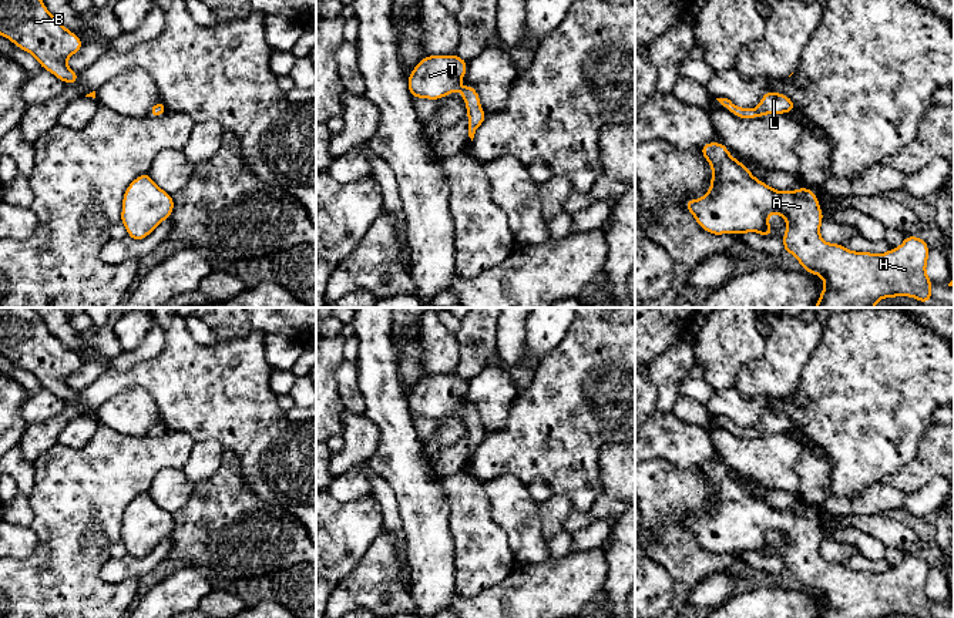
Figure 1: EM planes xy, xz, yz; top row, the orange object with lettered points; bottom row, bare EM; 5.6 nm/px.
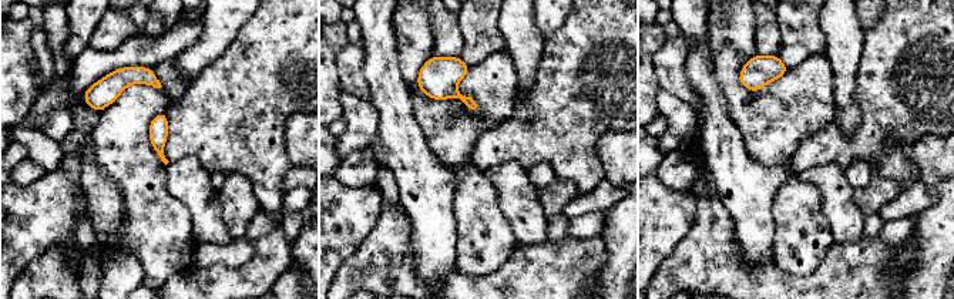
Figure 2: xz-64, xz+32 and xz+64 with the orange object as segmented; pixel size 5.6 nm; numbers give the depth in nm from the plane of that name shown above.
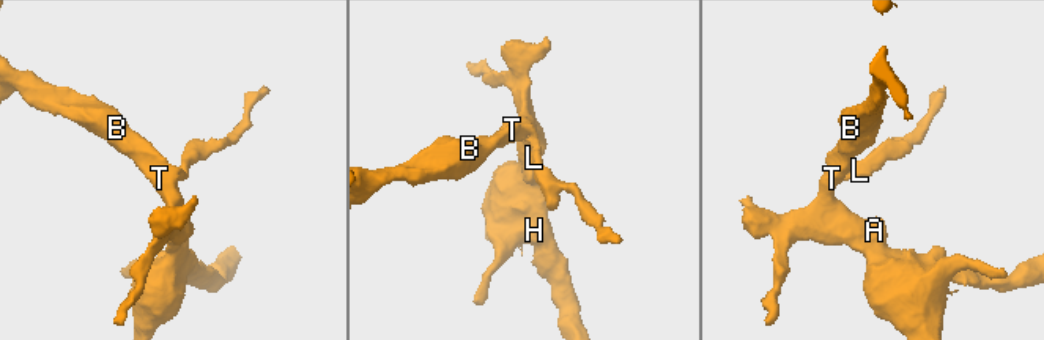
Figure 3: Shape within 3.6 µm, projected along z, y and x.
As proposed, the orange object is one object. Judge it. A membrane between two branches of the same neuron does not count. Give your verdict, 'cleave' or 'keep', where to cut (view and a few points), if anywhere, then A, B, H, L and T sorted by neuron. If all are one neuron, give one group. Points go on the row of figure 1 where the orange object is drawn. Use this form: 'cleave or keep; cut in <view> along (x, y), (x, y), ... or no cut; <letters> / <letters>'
keep; no cut; A B H L T

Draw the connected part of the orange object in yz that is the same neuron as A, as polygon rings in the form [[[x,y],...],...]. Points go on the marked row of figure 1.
[[[706,142],[701,147],[701,152],[712,168],[711,188],[699,199],[686,199],[686,209],[699,226],[712,235],[758,232],[762,236],[770,236],[773,228],[767,222],[767,216],[770,214],[783,216],[787,222],[783,234],[785,252],[790,252],[802,263],[803,271],[824,281],[814,308],[874,308],[880,299],[897,296],[910,296],[930,303],[934,283],[926,272],[930,245],[923,238],[907,235],[898,248],[881,255],[854,252],[842,243],[824,242],[820,236],[824,216],[819,199],[810,188],[789,192],[773,189],[755,178],[722,142]]]

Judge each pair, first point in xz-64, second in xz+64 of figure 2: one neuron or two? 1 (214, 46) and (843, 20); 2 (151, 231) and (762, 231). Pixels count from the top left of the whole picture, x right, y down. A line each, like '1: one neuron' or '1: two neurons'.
1: two neurons
2: two neurons

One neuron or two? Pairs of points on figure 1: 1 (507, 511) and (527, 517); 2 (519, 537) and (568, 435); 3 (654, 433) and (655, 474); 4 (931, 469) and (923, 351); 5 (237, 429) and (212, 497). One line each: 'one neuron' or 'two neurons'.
1: one neuron
2: two neurons
3: two neurons
4: two neurons
5: two neurons

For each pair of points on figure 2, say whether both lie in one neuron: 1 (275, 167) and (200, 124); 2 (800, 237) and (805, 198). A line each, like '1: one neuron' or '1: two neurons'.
1: one neuron
2: one neuron

